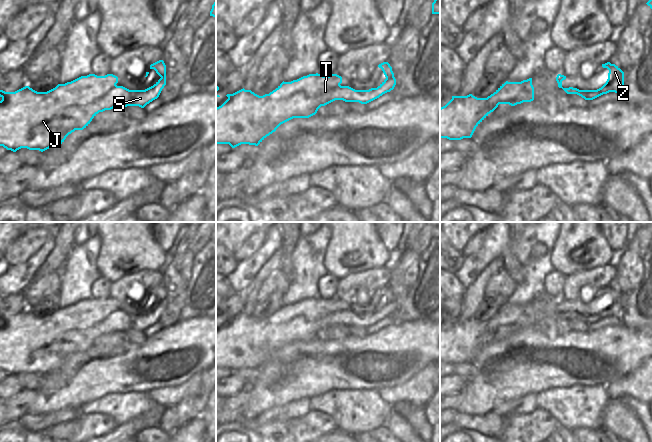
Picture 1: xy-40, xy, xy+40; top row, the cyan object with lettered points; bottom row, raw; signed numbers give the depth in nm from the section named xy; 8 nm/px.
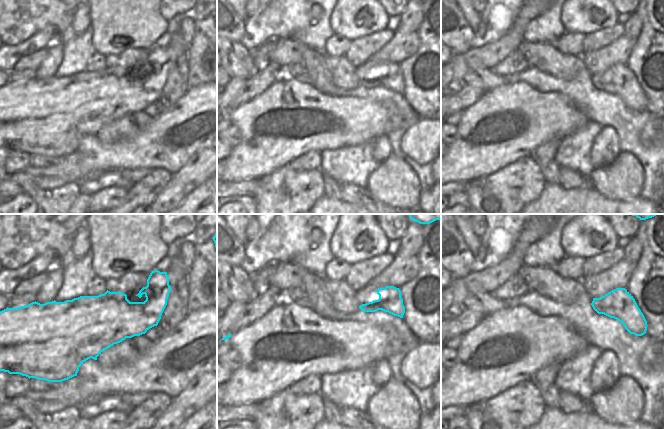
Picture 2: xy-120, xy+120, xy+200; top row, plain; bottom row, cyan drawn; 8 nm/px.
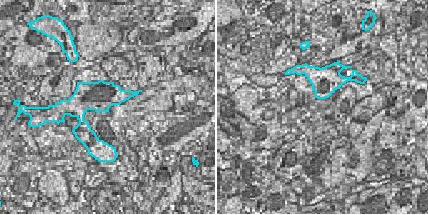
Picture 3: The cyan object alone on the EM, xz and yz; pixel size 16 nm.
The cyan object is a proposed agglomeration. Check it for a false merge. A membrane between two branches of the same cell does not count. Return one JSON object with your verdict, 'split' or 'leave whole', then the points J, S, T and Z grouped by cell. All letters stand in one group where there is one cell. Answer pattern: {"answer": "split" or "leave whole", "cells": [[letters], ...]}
{"answer": "leave whole", "cells": [["J", "S", "T", "Z"]]}

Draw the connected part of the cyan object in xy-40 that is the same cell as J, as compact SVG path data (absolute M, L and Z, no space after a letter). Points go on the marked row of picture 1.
M159 60L151 64L150 69L154 69L161 78L145 90L129 90L117 86L118 77L113 74L81 76L71 82L58 84L47 92L37 92L29 86L15 92L0 90L0 146L13 152L21 148L43 152L60 146L75 130L86 128L99 112L127 106L144 108L159 97L166 85L164 61Z

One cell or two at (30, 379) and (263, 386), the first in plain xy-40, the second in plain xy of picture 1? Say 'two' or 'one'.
two

